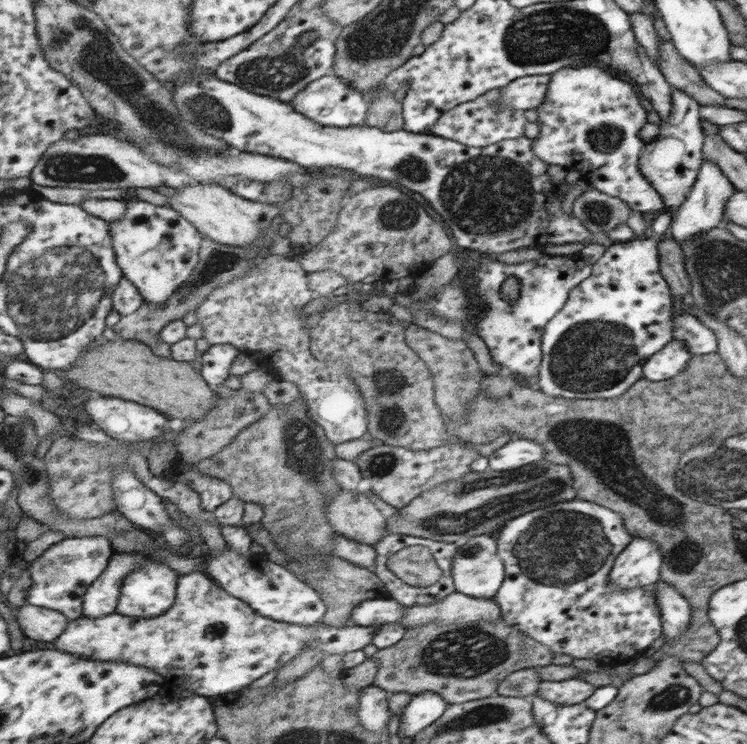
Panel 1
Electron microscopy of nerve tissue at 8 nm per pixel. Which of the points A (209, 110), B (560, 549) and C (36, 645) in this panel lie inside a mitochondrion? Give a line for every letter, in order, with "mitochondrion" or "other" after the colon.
A: mitochondrion
B: mitochondrion
C: other

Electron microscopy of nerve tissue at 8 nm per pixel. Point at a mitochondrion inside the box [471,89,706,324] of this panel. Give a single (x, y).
(605, 138)

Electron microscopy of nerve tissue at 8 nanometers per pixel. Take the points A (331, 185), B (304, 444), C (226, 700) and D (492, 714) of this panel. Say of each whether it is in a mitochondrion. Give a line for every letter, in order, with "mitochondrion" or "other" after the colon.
A: mitochondrion
B: mitochondrion
C: other
D: mitochondrion

